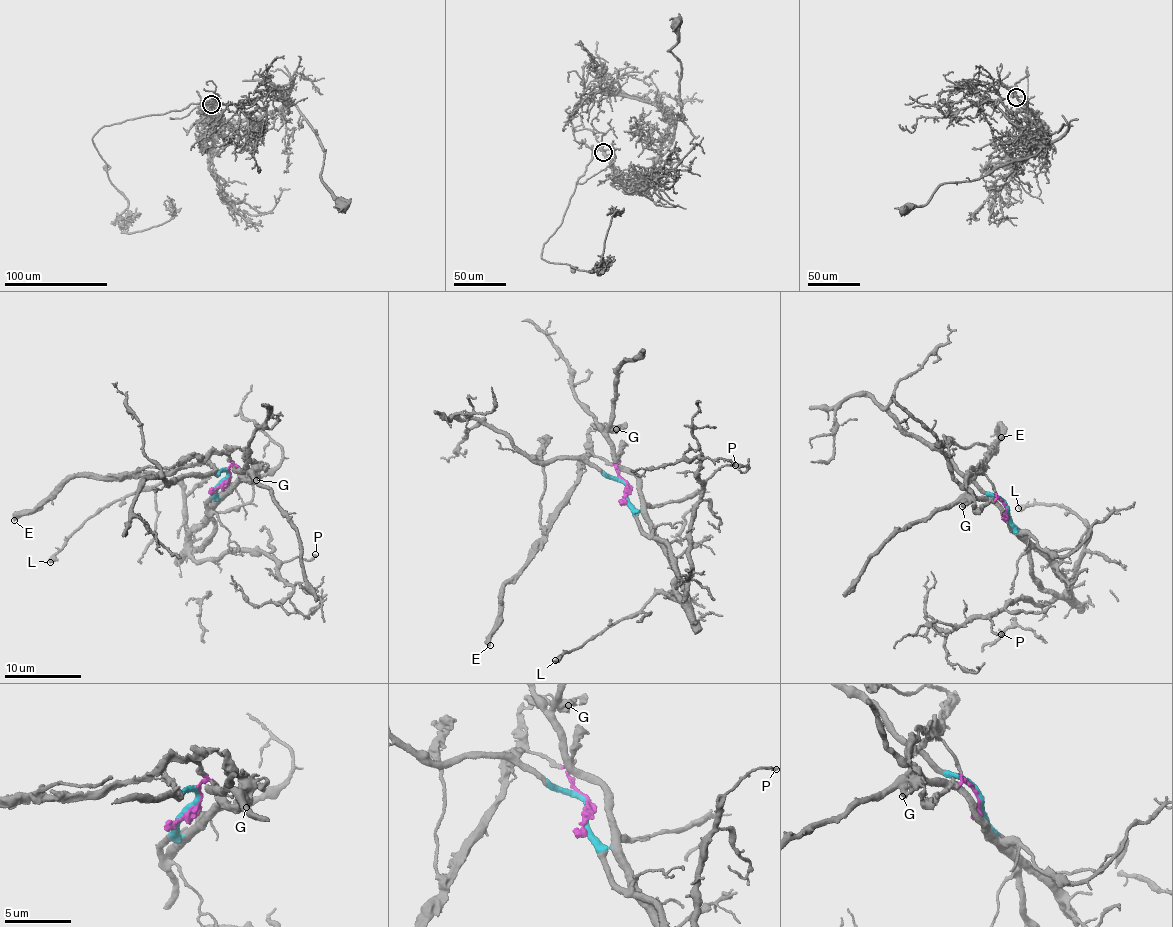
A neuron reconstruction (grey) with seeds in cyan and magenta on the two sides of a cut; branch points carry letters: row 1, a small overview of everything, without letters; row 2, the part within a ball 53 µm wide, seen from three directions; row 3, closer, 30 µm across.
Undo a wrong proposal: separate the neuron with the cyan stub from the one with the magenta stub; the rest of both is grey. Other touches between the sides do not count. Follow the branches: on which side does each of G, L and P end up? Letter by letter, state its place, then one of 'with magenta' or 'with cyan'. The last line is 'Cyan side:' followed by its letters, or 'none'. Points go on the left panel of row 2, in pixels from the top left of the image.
G: (256, 480) | with magenta
L: (50, 562) | with cyan
P: (315, 554) | with cyan
Cyan side: L, P

